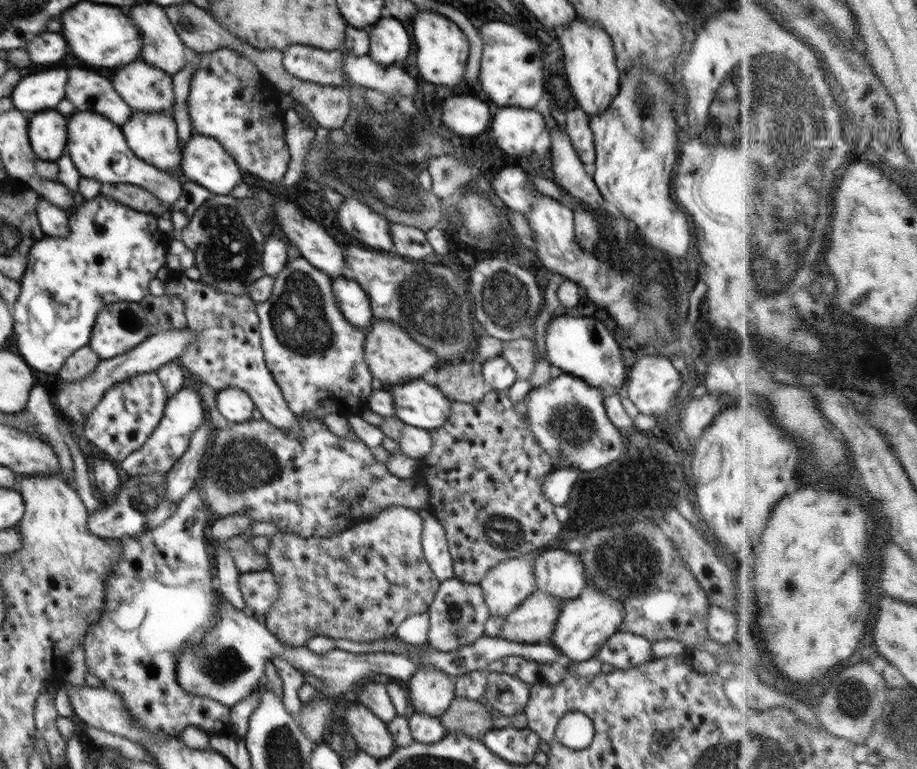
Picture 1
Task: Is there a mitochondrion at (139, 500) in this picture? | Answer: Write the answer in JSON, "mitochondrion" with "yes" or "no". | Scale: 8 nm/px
{"mitochondrion":"yes"}

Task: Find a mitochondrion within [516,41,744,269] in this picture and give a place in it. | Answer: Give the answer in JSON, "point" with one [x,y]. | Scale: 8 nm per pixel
{"point":[642,93]}

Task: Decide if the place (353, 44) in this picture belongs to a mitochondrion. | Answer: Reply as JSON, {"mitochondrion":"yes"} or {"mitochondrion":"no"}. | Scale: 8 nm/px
{"mitochondrion":"no"}

